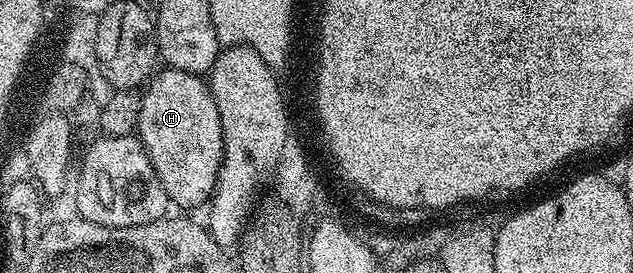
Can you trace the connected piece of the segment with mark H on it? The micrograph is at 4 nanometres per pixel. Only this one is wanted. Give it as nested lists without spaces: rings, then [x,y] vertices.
[[[164,68],[147,83],[146,89],[148,91],[144,90],[140,99],[140,119],[136,130],[144,150],[150,156],[150,164],[173,207],[203,207],[212,197],[216,176],[220,171],[220,161],[224,158],[222,120],[218,116],[218,104],[214,104],[212,87],[201,75]]]

